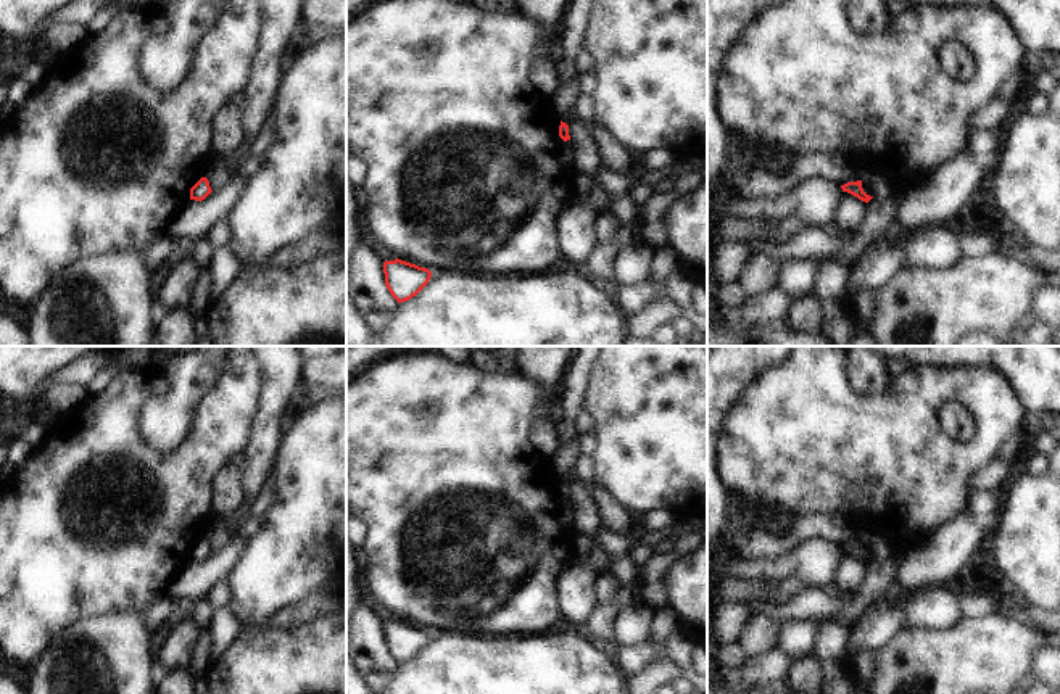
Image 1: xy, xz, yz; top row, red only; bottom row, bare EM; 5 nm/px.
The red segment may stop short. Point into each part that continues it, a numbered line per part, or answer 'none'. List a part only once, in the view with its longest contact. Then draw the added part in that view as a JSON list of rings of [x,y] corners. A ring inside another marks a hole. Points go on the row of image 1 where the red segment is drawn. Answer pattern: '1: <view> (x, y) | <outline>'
none

